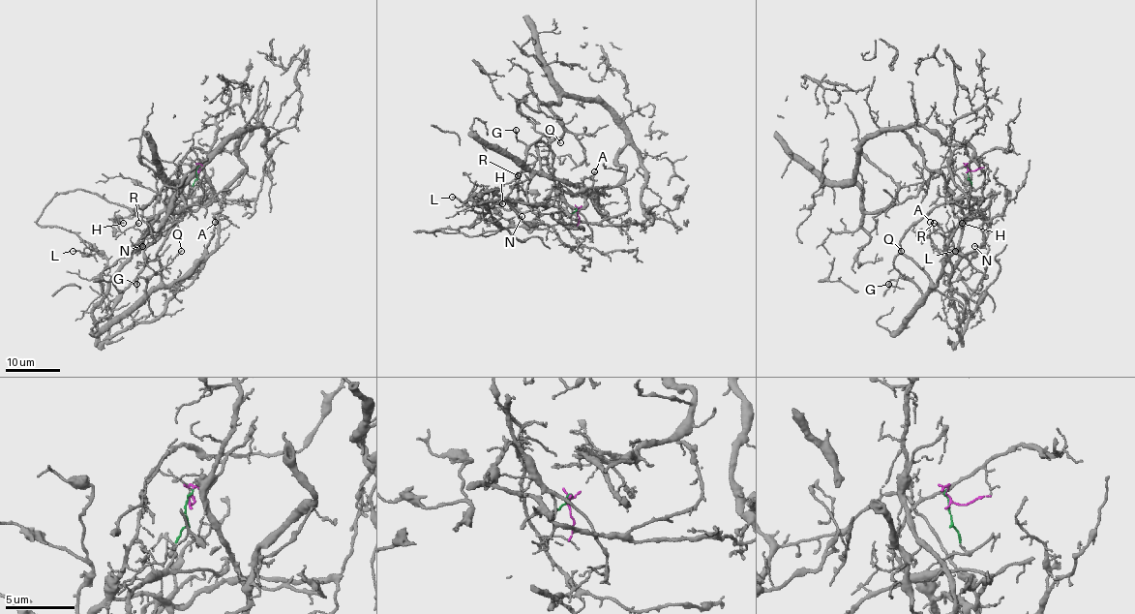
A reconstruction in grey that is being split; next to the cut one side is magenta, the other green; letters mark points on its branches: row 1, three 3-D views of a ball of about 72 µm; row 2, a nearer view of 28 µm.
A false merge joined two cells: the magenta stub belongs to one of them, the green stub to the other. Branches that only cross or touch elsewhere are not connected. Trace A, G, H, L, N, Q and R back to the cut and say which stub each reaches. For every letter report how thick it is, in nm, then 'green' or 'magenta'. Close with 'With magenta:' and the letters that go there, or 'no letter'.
A: 190 nm thick; green
G: 140 nm thick; green
H: 90 nm thick; magenta
L: 120 nm thick; magenta
N: 80 nm thick; magenta
Q: 120 nm thick; green
R: 80 nm thick; magenta
With magenta: H, L, N, R

